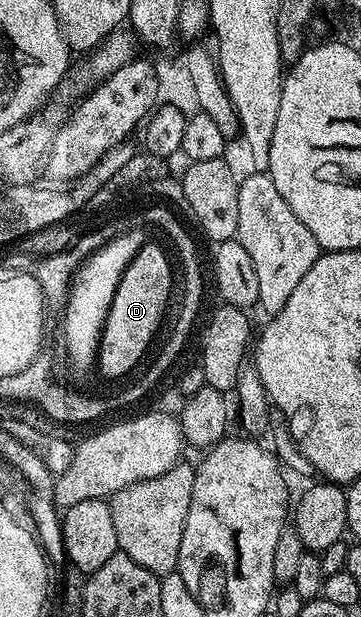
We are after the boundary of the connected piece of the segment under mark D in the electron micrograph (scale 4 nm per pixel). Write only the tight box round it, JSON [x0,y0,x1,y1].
[96,247,169,379]

